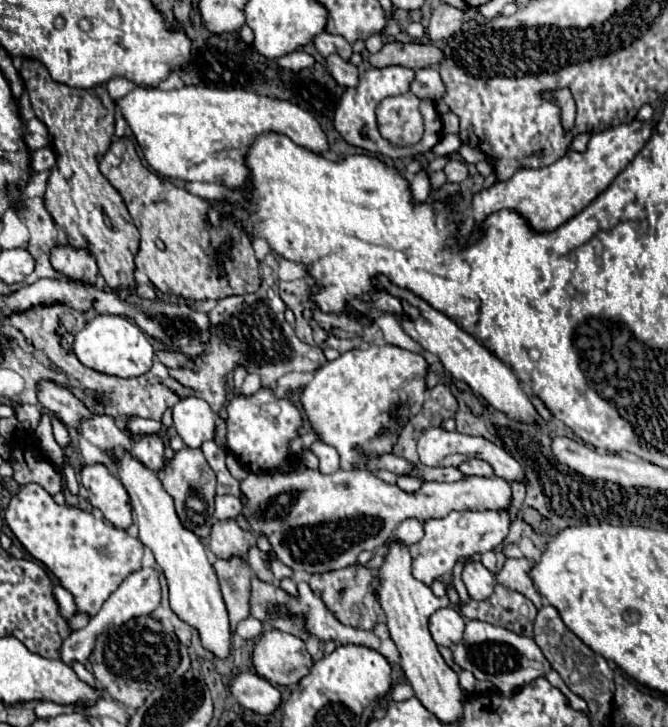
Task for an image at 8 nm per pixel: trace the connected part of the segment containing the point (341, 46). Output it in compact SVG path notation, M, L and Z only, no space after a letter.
M319 33L319 35L315 35L313 37L313 45L315 45L315 49L323 55L323 57L327 57L327 55L331 55L331 53L337 53L339 57L343 57L345 61L349 61L349 57L351 57L351 43L347 43L343 37L339 37L339 35L329 35L329 33Z

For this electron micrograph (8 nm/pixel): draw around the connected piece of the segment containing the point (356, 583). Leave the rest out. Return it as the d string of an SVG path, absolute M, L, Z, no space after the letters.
M355 563L347 569L337 569L337 571L331 571L331 573L311 575L309 587L313 589L315 595L319 595L323 599L325 607L343 625L349 625L349 627L355 627L355 629L373 629L379 621L379 615L377 615L377 599L375 599L373 589L371 589L371 579L373 579L373 571Z

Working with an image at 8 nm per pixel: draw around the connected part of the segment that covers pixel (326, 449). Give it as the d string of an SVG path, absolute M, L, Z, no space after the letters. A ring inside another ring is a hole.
M321 441L314 442L309 448L319 459L318 469L324 474L330 474L339 469L339 453L331 445Z

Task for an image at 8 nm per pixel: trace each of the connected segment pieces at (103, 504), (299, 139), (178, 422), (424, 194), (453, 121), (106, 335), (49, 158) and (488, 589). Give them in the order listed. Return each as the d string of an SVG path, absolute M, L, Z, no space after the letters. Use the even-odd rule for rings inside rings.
M103 463L83 465L79 473L79 483L89 491L91 505L99 509L107 521L111 521L119 529L131 525L133 511L129 495L123 483L113 477Z
M185 85L181 89L161 91L135 87L117 99L117 105L147 163L171 179L219 183L229 189L245 187L249 177L243 163L247 145L251 145L255 133L265 133L267 129L283 129L297 145L307 145L307 149L315 149L315 153L329 149L327 137L311 113L289 101L263 97L247 89Z
M185 397L173 407L173 425L177 429L177 435L183 439L187 447L201 447L203 441L215 437L215 413L207 405L207 401L199 397Z
M421 169L413 175L411 179L411 193L415 197L415 201L425 201L431 193L431 181L429 181L429 173L427 169Z
M448 112L441 116L443 134L459 133L459 119L457 115L453 115L452 112Z
M95 315L75 335L73 351L85 367L115 377L139 377L147 373L151 369L151 361L155 353L153 345L143 335L143 331L121 315Z
M43 147L43 149L37 149L33 153L33 171L39 173L39 171L45 171L45 169L51 169L55 165L55 151L51 147Z
M467 563L463 569L463 583L473 599L485 601L493 595L495 575L487 571L481 563Z

